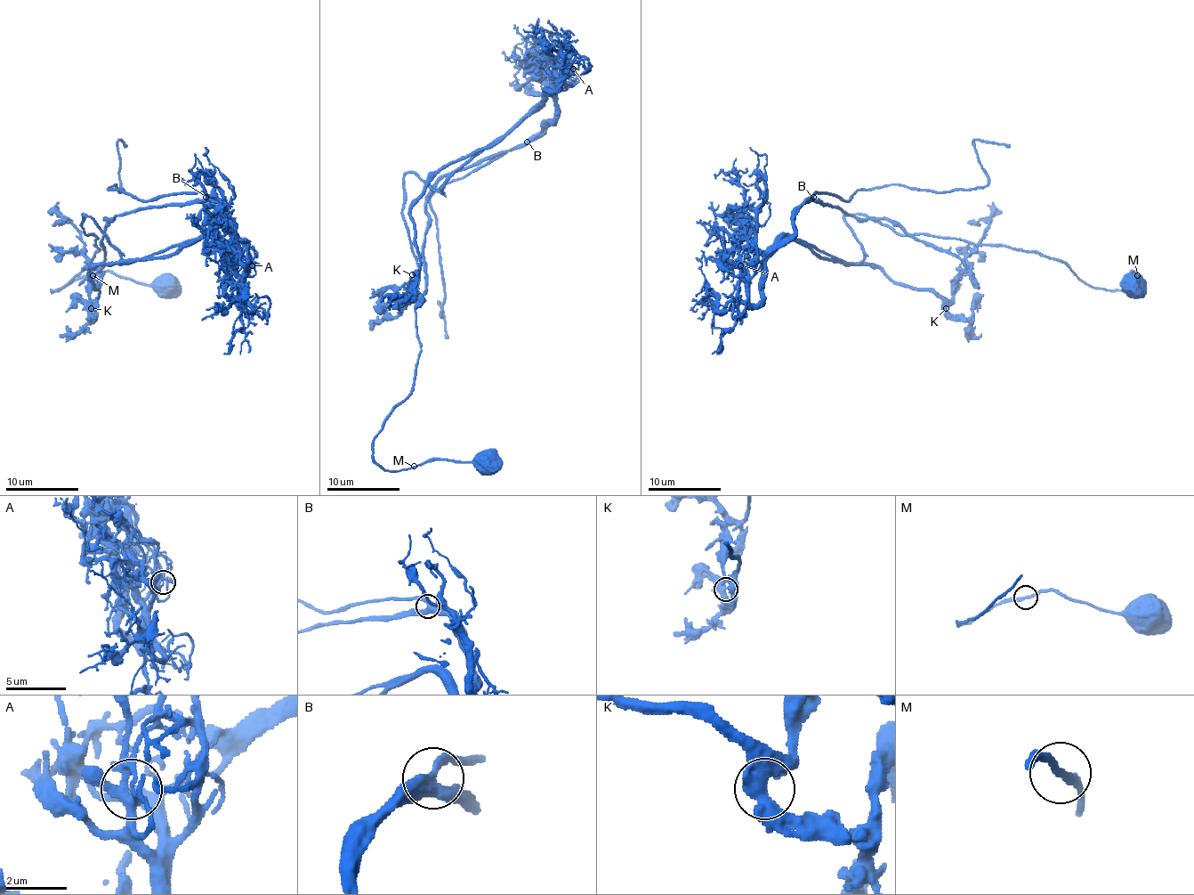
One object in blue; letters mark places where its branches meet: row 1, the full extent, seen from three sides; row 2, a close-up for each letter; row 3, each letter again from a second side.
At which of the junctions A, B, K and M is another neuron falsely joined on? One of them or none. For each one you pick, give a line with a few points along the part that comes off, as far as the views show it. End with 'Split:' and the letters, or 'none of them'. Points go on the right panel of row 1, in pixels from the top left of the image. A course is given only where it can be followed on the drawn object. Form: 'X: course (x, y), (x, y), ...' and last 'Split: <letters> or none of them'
A: course (739, 264), (746, 250), (778, 248), (815, 193), (847, 200), (900, 184), (982, 188), (973, 142), (1010, 146)
Split: A

